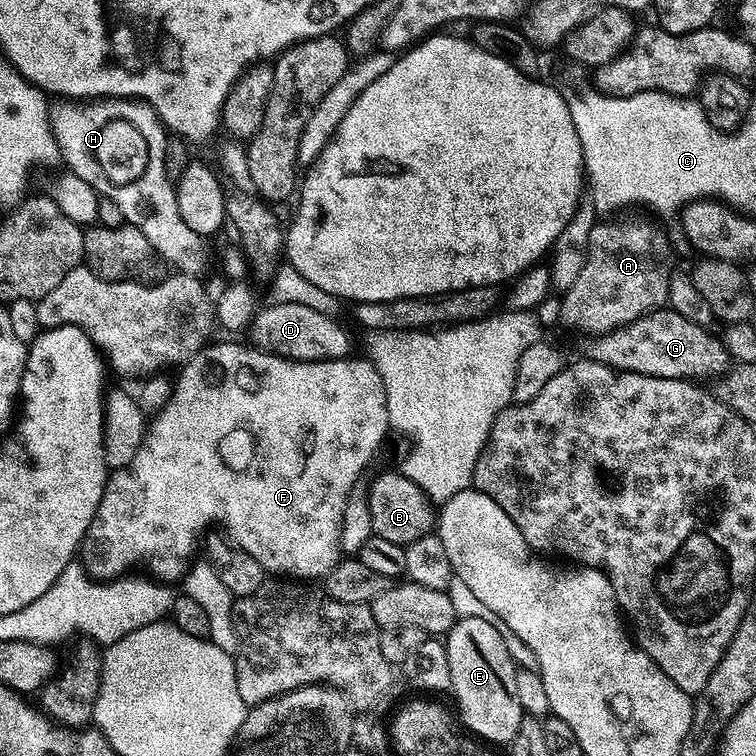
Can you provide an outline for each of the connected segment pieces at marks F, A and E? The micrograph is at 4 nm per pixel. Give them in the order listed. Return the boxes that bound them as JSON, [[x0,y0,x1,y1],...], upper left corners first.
[[82,342,390,582],[560,222,668,338],[446,618,526,745]]

